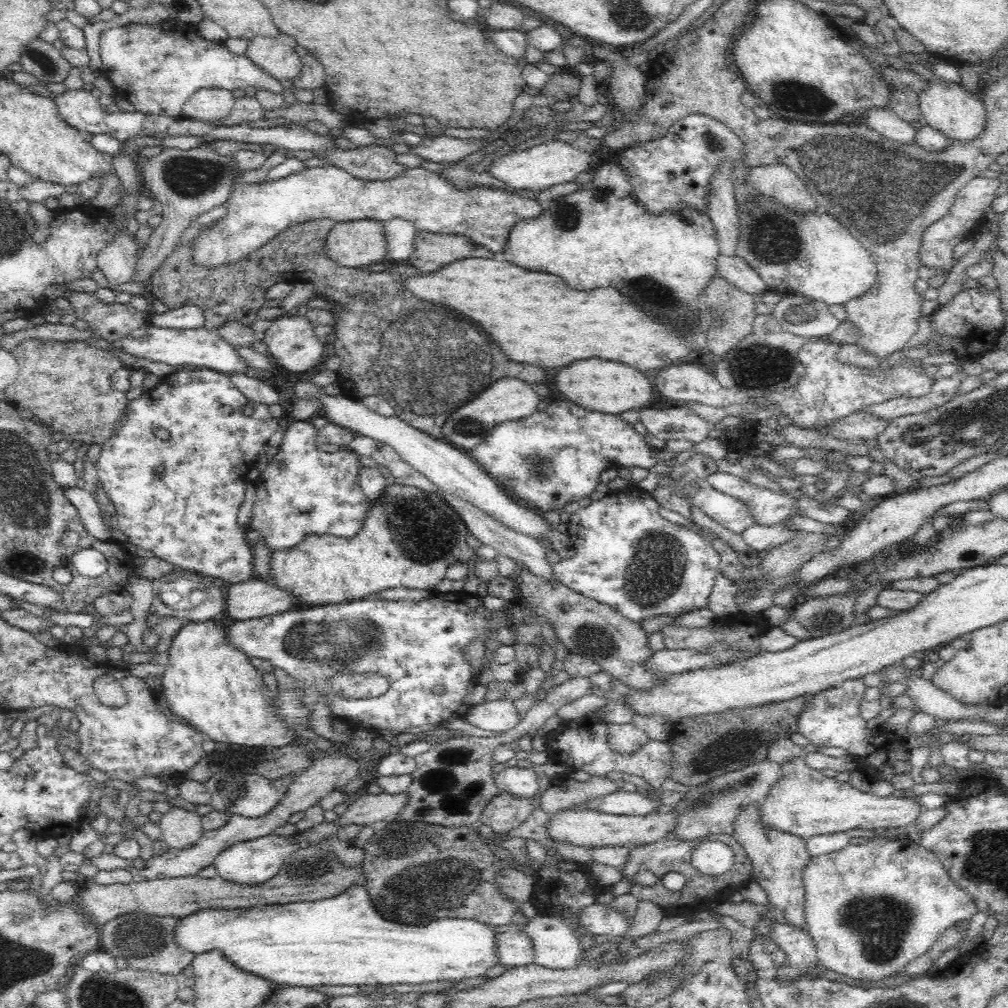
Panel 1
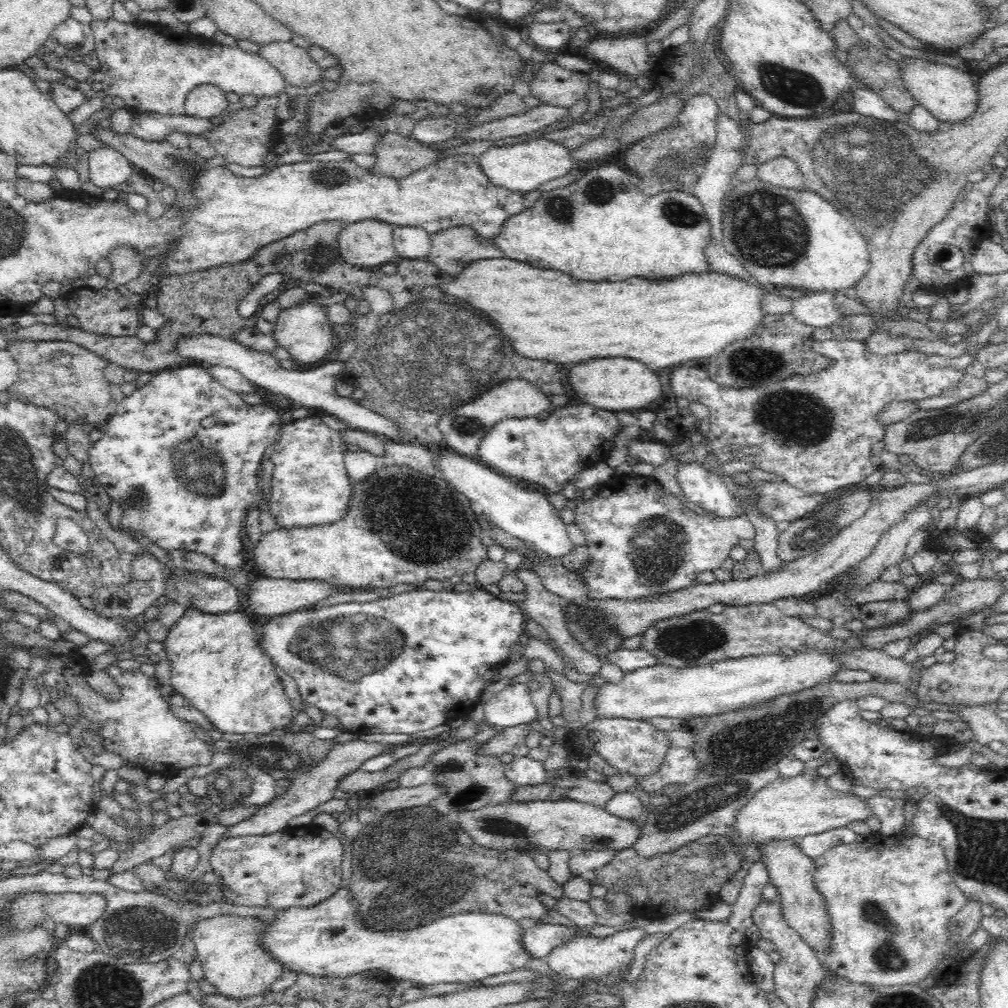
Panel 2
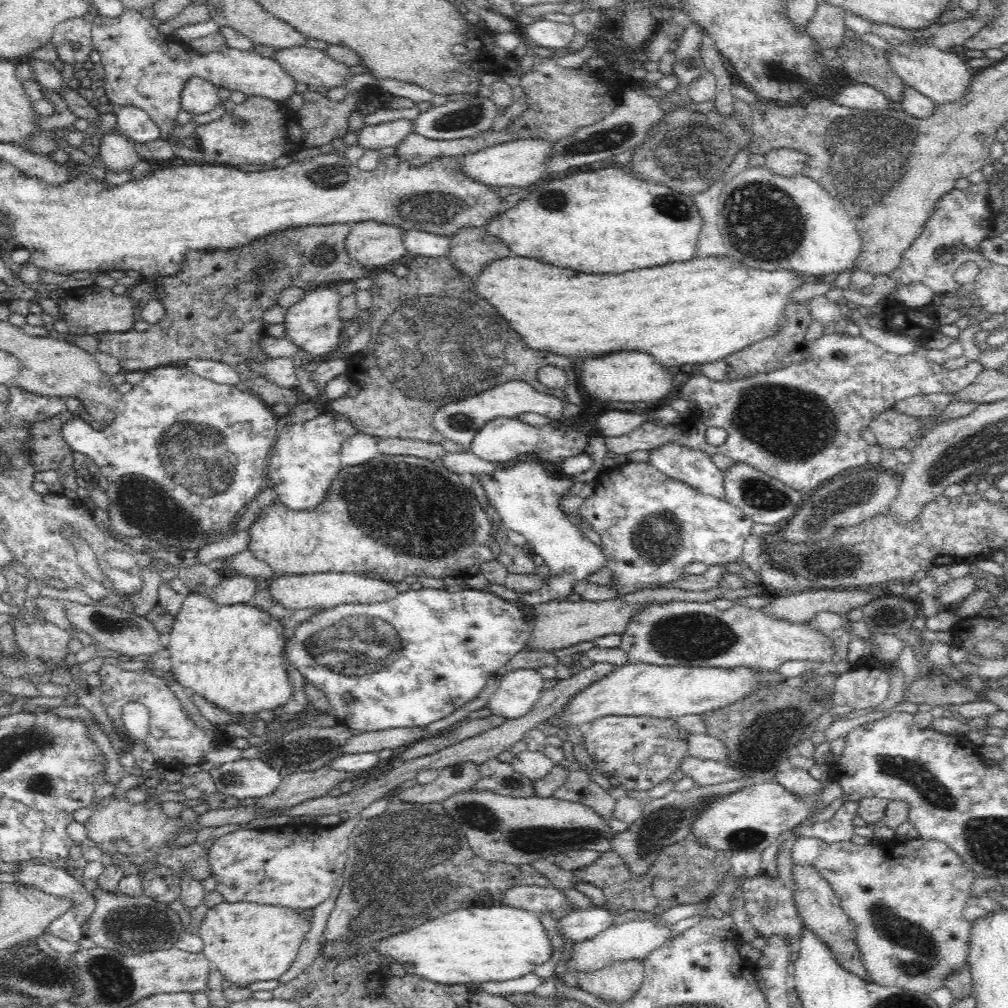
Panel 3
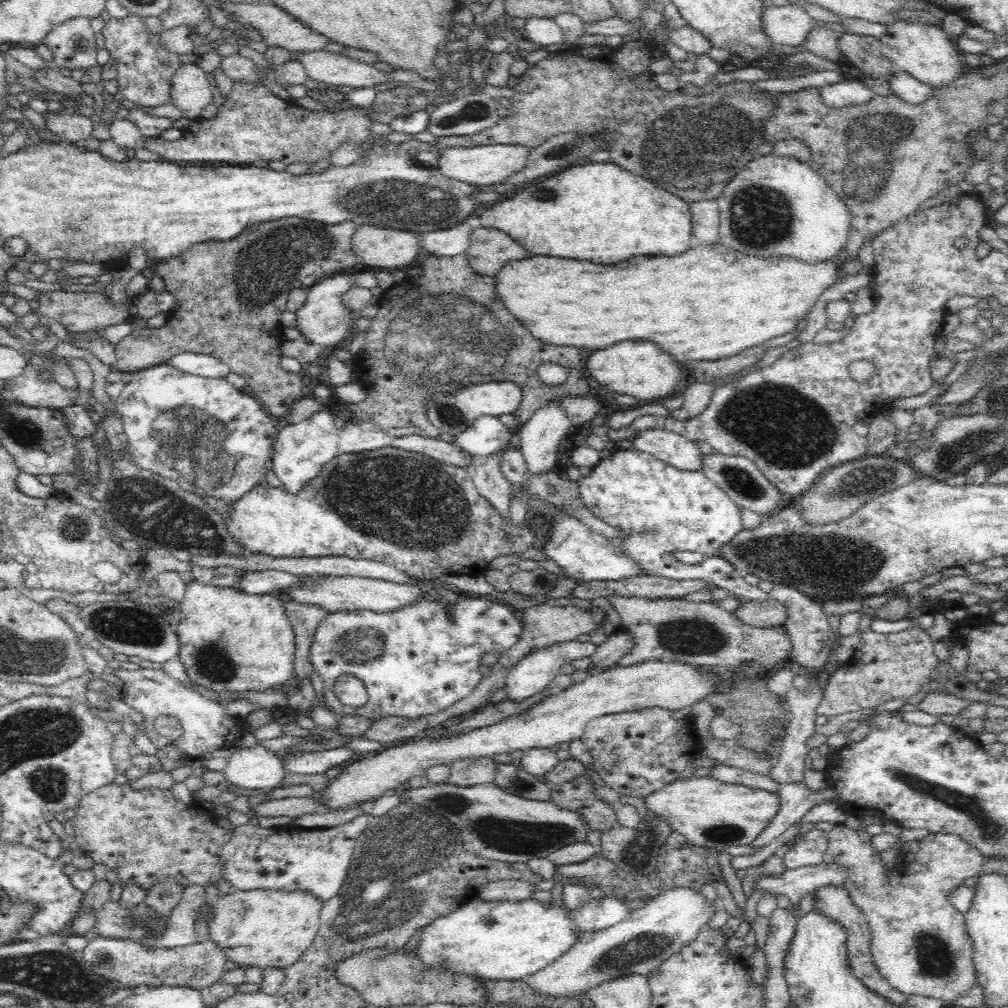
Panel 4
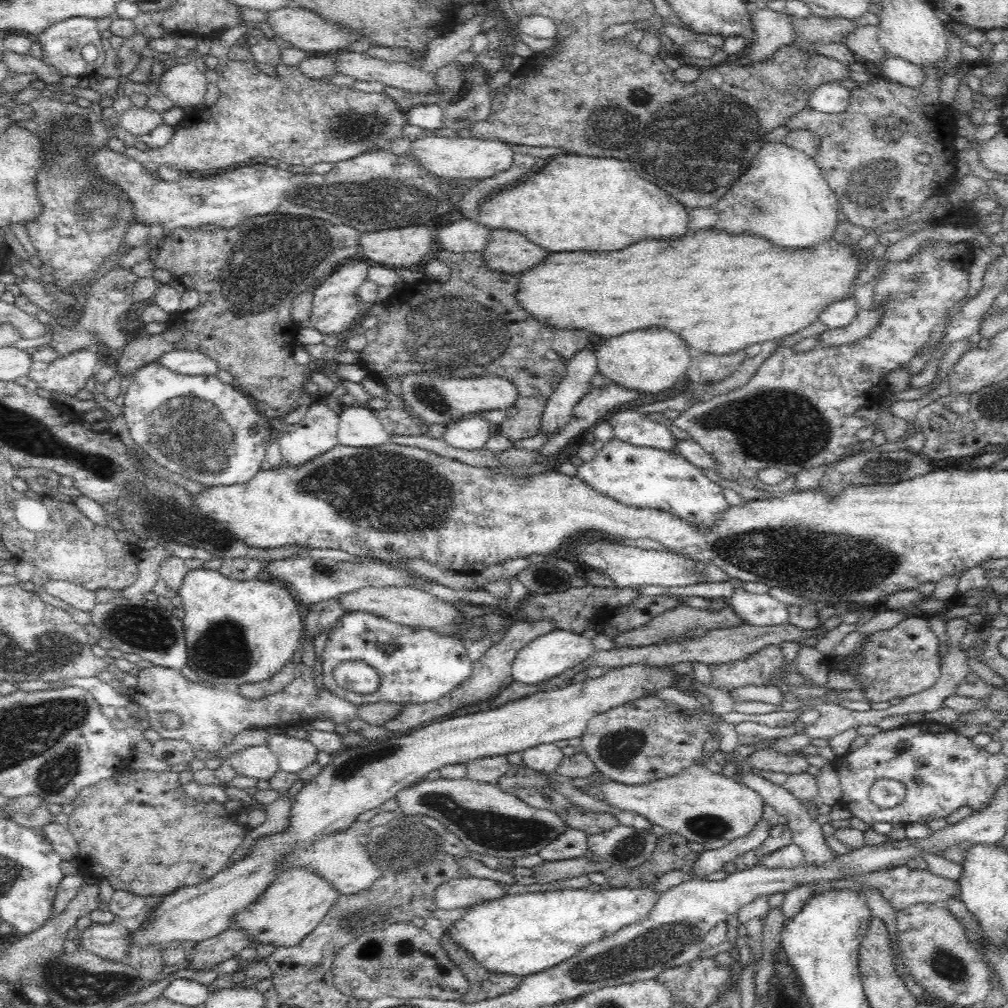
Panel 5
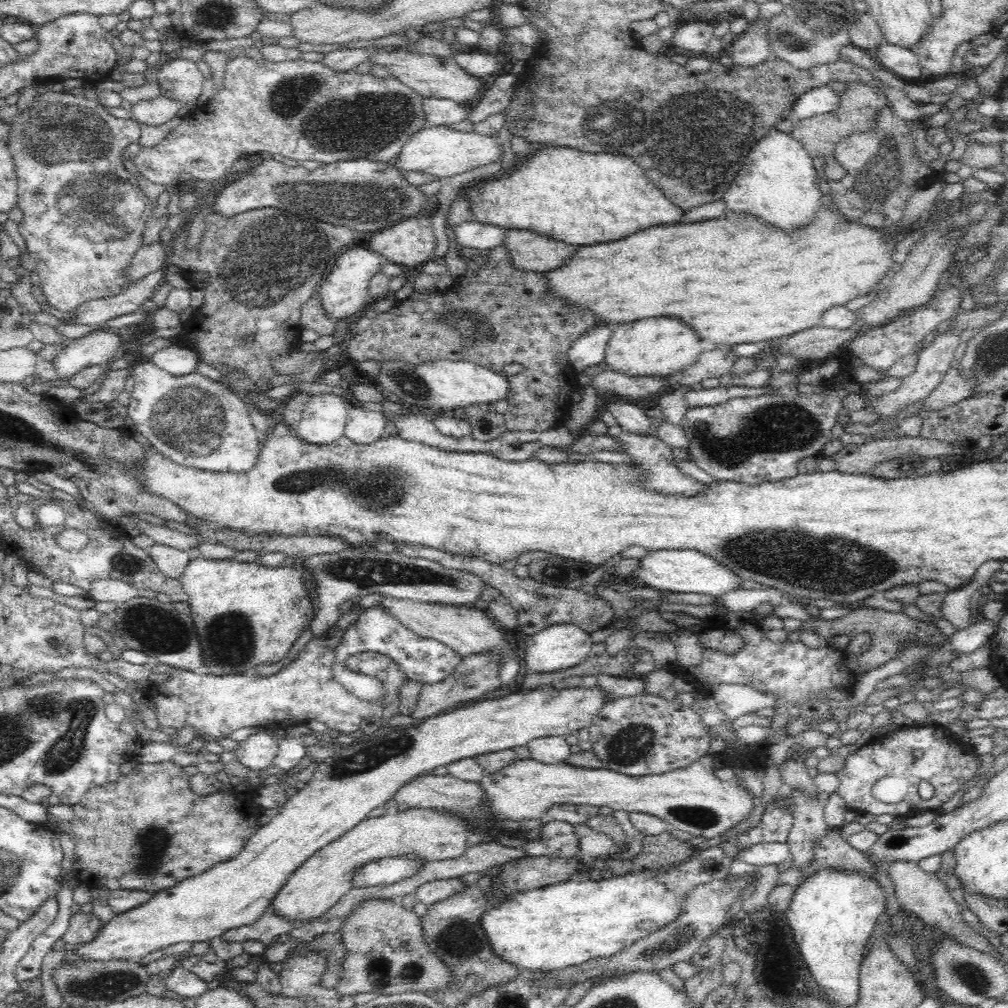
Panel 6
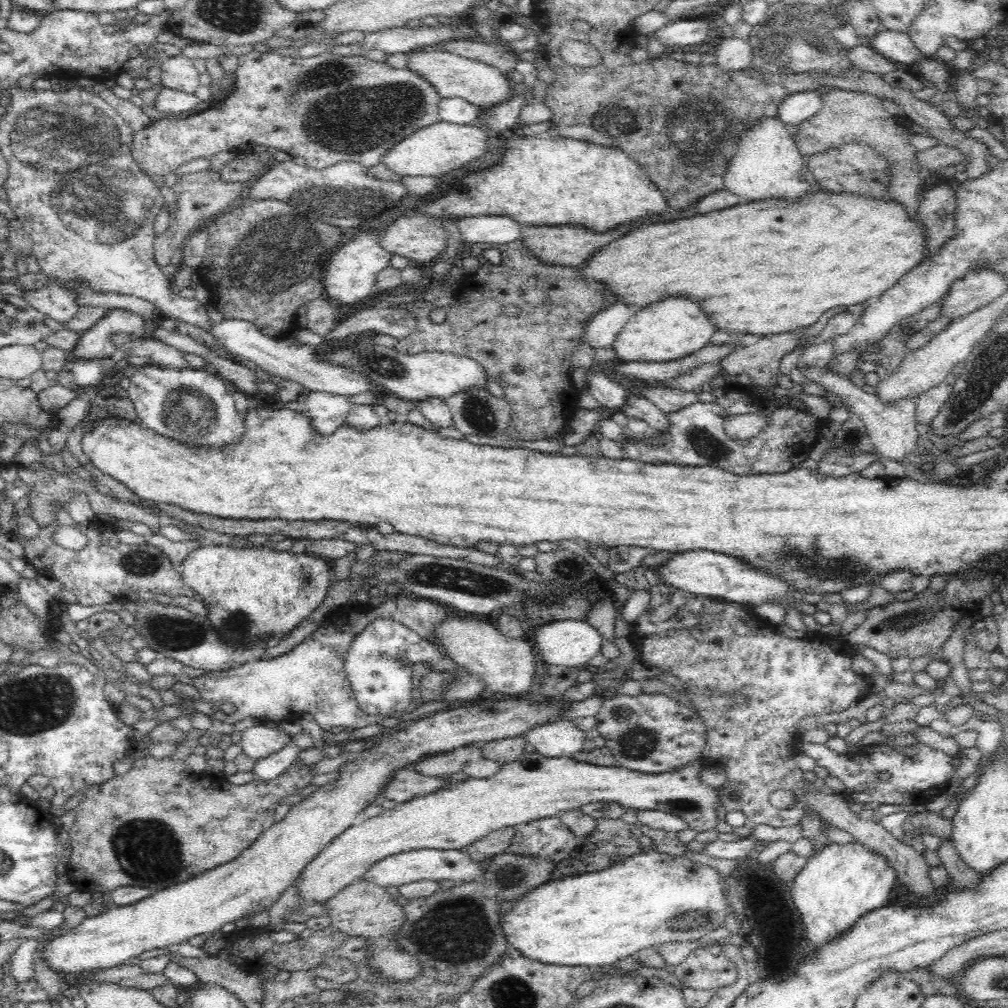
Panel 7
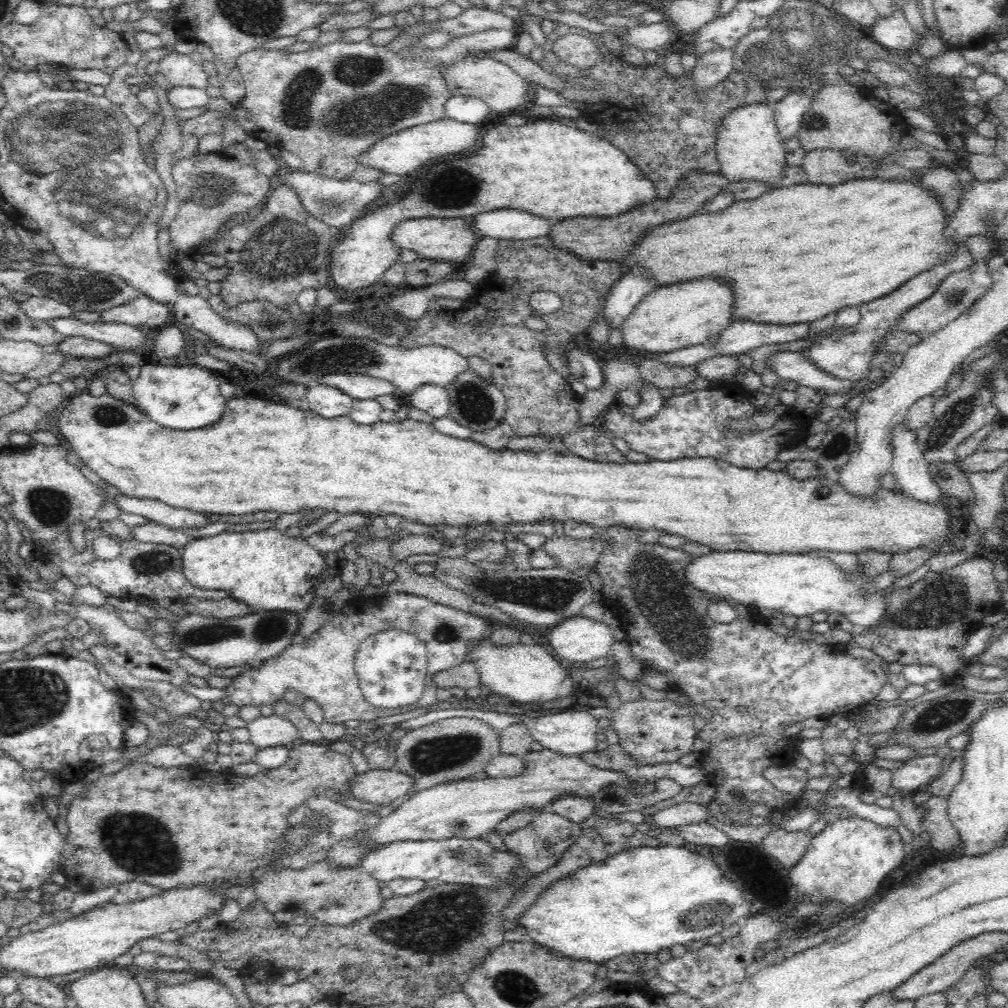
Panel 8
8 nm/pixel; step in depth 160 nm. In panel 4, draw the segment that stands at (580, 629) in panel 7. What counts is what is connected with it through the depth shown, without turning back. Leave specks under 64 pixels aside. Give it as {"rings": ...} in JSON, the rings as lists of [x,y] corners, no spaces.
{"rings":[[[574,639],[568,640],[568,642],[554,642],[550,646],[538,648],[538,650],[530,652],[530,654],[522,656],[509,670],[505,684],[506,697],[514,702],[518,702],[518,700],[524,700],[526,696],[536,694],[538,690],[546,688],[552,682],[552,679],[562,672],[561,668],[564,664],[569,664],[578,658],[584,658],[584,656],[591,656],[596,649],[596,644],[590,641],[580,642]]]}

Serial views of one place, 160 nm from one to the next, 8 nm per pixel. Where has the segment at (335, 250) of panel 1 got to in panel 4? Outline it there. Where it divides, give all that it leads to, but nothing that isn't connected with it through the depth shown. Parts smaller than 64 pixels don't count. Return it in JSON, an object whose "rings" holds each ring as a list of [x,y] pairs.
{"rings":[[[357,226],[351,238],[352,250],[361,259],[361,266],[394,270],[412,267],[418,251],[419,233],[412,230]]]}

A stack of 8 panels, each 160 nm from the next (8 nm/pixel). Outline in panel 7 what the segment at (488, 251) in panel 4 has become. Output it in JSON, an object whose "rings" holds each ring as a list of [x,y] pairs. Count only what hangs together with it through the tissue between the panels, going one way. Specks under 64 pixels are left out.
{"rings":[[[693,201],[684,209],[674,209],[671,213],[662,212],[662,214],[654,214],[654,216],[642,216],[642,218],[636,218],[636,220],[626,222],[626,224],[620,224],[620,226],[616,226],[616,228],[613,228],[612,230],[606,230],[606,232],[596,232],[591,228],[586,228],[579,224],[560,224],[554,226],[529,225],[523,227],[521,241],[529,248],[529,252],[543,263],[579,267],[589,258],[592,258],[594,253],[598,252],[603,246],[610,244],[613,240],[630,232],[634,226],[668,221],[671,218],[679,219],[682,217],[691,217],[695,214],[696,207],[697,201]]]}

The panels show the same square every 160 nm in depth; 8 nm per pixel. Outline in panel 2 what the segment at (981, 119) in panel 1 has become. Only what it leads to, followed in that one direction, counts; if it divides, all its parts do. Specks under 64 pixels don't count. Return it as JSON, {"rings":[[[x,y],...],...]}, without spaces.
{"rings":[[[902,56],[896,60],[900,78],[906,90],[942,122],[962,122],[978,107],[977,84],[972,82],[971,72],[947,63],[922,58]]]}

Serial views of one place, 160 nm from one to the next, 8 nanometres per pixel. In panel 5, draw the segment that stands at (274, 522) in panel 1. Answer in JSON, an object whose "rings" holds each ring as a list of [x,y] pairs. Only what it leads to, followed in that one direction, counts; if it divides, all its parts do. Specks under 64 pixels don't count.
{"rings":[[[315,401],[307,402],[303,417],[294,425],[283,426],[277,440],[280,443],[281,458],[285,464],[290,466],[300,466],[312,458],[316,458],[319,454],[324,454],[328,450],[334,449],[338,443],[338,426],[339,414],[336,413],[332,406],[328,406],[326,402]]]}

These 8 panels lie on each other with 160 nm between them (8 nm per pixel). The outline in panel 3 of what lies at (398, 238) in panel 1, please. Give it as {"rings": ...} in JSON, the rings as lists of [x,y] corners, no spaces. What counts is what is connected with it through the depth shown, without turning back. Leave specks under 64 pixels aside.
{"rings":[[[408,229],[404,232],[403,241],[408,252],[418,256],[446,257],[450,250],[451,236]]]}

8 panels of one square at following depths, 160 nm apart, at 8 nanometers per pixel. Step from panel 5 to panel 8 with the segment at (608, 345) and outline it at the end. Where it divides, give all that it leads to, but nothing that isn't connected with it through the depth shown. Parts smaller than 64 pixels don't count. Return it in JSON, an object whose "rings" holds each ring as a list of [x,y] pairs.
{"rings":[[[692,278],[690,282],[682,280],[680,282],[674,282],[674,284],[665,284],[665,286],[658,286],[653,289],[631,312],[630,316],[626,318],[626,321],[621,325],[622,326],[622,335],[624,335],[624,343],[626,346],[630,347],[630,350],[640,350],[641,352],[654,355],[657,352],[670,352],[677,349],[682,349],[685,347],[695,346],[703,344],[714,335],[722,333],[724,330],[728,329],[733,318],[734,318],[734,292],[732,292],[732,286],[728,282],[722,282],[722,280],[716,280],[716,278]]]}

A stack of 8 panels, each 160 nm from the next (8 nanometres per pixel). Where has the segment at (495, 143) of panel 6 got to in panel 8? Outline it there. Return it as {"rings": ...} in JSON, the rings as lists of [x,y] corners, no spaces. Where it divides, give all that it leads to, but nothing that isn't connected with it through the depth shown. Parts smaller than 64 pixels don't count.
{"rings":[[[444,117],[434,122],[424,122],[398,130],[394,134],[388,134],[380,140],[376,140],[372,146],[368,146],[364,152],[360,152],[356,159],[359,164],[374,168],[383,174],[406,174],[422,164],[428,164],[430,160],[438,156],[464,156],[474,151],[476,140],[481,136],[482,126],[460,122],[448,117]]]}

